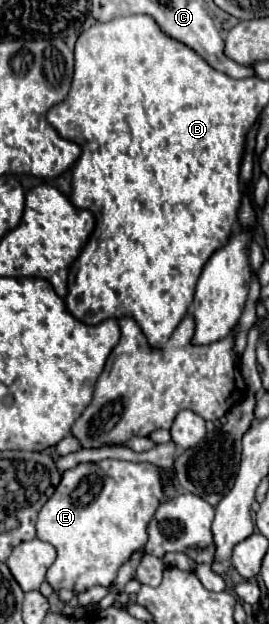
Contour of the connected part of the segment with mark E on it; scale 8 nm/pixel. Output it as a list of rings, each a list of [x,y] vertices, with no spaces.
[[[99,460],[81,462],[61,474],[61,482],[51,496],[51,502],[43,506],[37,520],[37,538],[57,548],[57,560],[47,570],[47,582],[53,590],[71,588],[83,592],[91,586],[111,586],[117,570],[131,558],[133,552],[141,550],[147,542],[147,524],[153,518],[163,498],[161,474],[155,464],[149,462],[125,462],[125,460]]]

